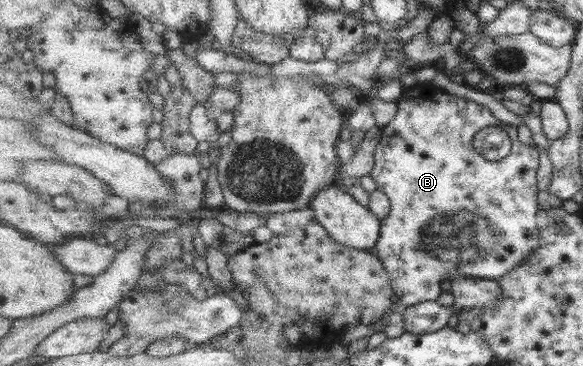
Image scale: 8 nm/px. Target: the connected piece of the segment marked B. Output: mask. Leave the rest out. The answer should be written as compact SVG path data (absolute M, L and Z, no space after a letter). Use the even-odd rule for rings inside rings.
M417 82L410 88L404 89L396 105L398 106L396 116L382 127L382 141L377 147L375 169L372 170L371 177L377 183L377 190L386 193L386 196L391 200L391 211L386 219L383 220L380 240L375 245L375 248L377 249L376 256L384 263L384 268L390 274L392 289L399 297L399 308L403 310L407 307L418 305L420 302L436 301L440 297L440 293L447 290L449 280L454 279L456 276L481 277L499 281L506 274L515 272L524 263L523 259L531 257L534 250L540 247L540 228L538 228L537 219L541 207L538 205L538 179L536 179L536 173L538 173L538 169L542 167L542 164L540 164L538 147L521 143L518 140L518 129L516 126L496 119L492 115L492 111L485 106L444 92L430 84L430 82ZM490 126L501 127L506 130L513 141L510 155L500 161L488 161L473 146L475 135L481 129L486 129Z

